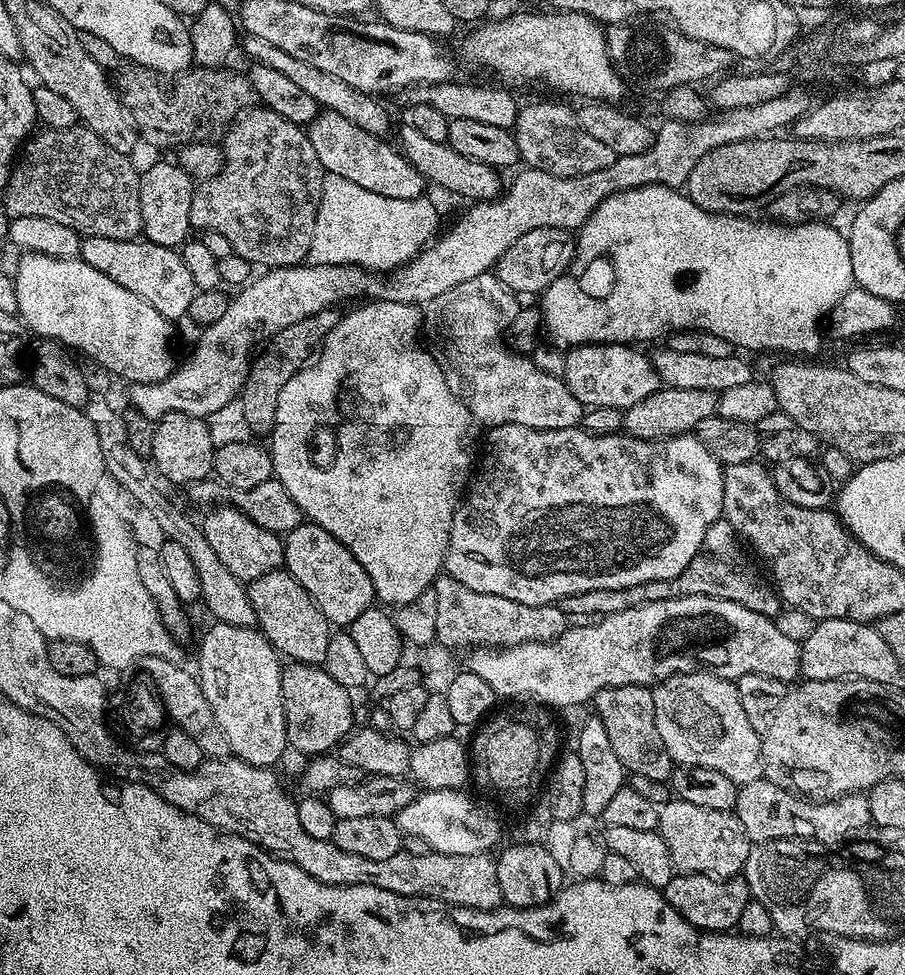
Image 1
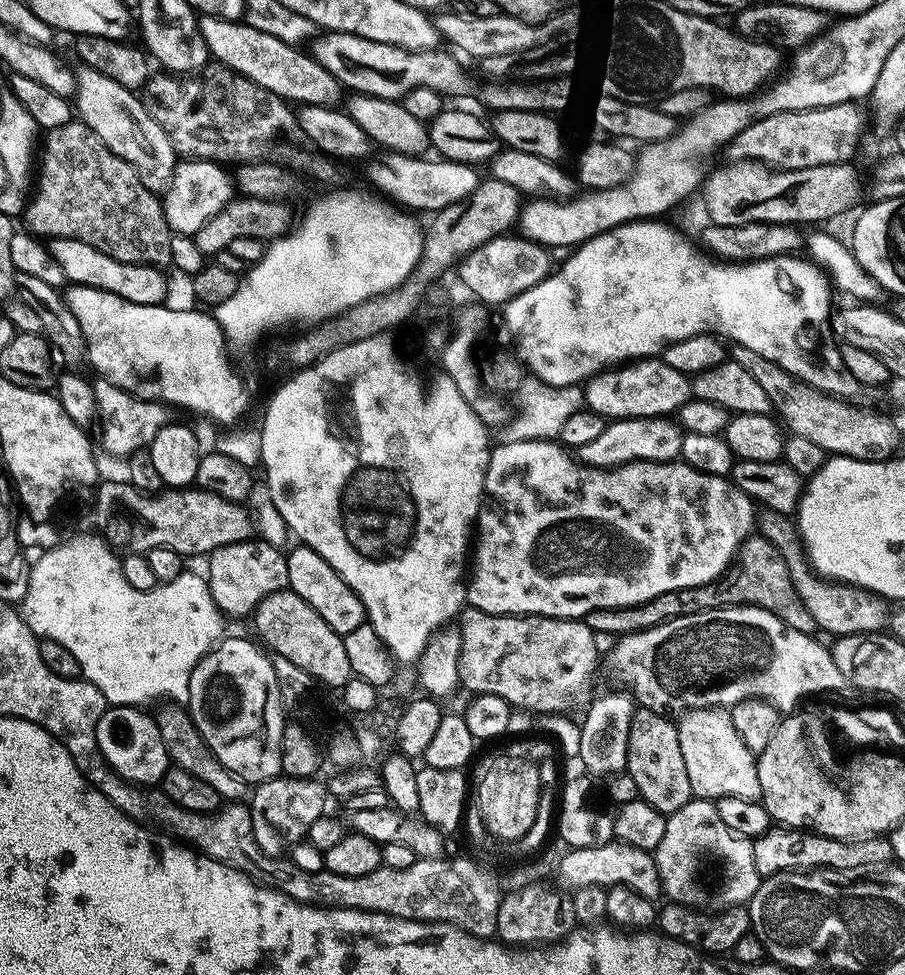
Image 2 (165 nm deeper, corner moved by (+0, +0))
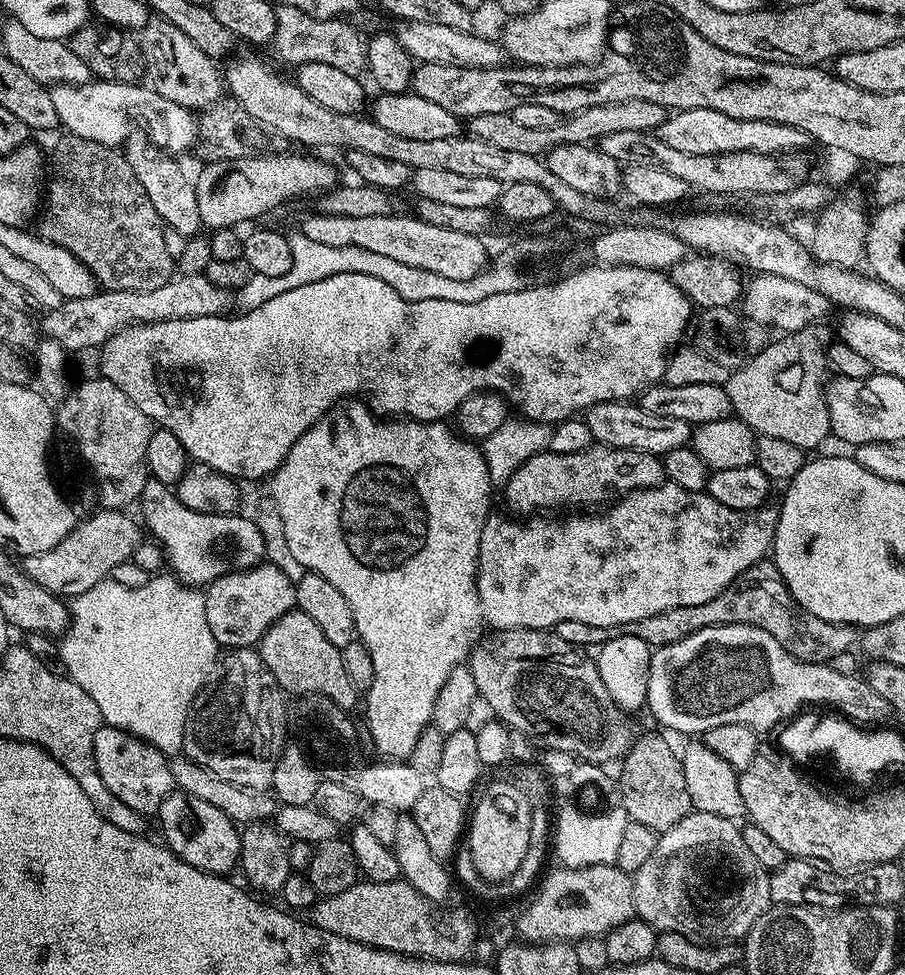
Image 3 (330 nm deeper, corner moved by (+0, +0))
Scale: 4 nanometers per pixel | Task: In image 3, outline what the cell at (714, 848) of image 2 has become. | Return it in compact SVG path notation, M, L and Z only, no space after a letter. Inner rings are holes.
M693 810L686 818L682 818L682 822L659 833L654 854L650 854L642 870L634 873L632 893L636 916L655 928L657 933L682 934L697 940L699 944L740 942L772 904L768 878L769 873L758 862L758 858L746 850L740 828L733 821Z

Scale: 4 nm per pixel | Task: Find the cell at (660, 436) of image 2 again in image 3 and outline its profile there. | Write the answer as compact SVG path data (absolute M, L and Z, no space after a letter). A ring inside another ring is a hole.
M593 446L578 454L558 454L551 450L538 453L517 469L503 485L509 513L534 514L538 508L568 508L571 504L615 502L639 488L656 488L665 483L664 461L649 452L630 448Z

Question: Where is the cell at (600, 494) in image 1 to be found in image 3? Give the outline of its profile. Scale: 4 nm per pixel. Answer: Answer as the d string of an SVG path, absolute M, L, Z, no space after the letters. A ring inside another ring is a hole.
M667 482L660 484L656 488L639 488L636 492L629 492L627 496L620 497L611 505L609 512L604 512L601 516L592 516L589 520L534 520L538 518L528 518L525 524L519 524L519 519L508 518L512 520L495 520L489 518L484 522L482 530L482 538L480 539L480 557L476 563L476 589L478 590L478 598L480 599L480 615L485 625L489 624L489 629L503 630L506 628L539 628L541 630L552 630L558 622L566 622L567 620L577 620L578 622L590 622L590 626L606 626L607 628L619 629L626 622L634 622L638 618L650 618L650 614L658 614L665 612L671 608L678 606L700 606L702 602L710 602L710 598L722 591L726 586L730 586L738 578L738 574L742 574L750 566L754 566L758 561L765 559L769 555L772 547L772 539L776 536L776 518L778 515L777 509L772 506L757 508L751 512L743 512L742 510L730 510L730 506L722 506L722 502L714 502L714 498L710 498L707 491L695 492L694 490L686 490L677 484L669 484Z

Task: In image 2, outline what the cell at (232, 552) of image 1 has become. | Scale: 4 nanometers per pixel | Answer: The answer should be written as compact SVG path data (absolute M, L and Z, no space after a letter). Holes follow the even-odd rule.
M260 539L243 540L234 542L230 546L215 548L206 557L208 589L225 617L251 617L262 602L262 598L275 592L283 592L288 588L287 555L283 551L280 553L274 545Z

